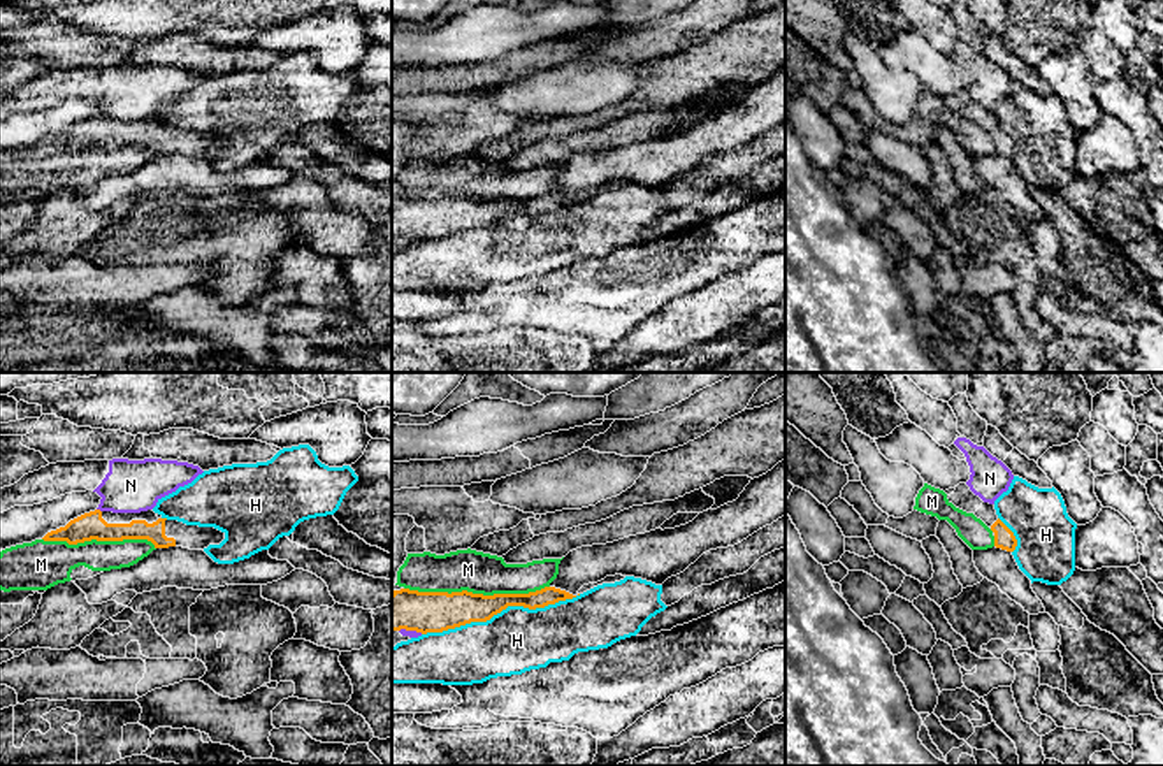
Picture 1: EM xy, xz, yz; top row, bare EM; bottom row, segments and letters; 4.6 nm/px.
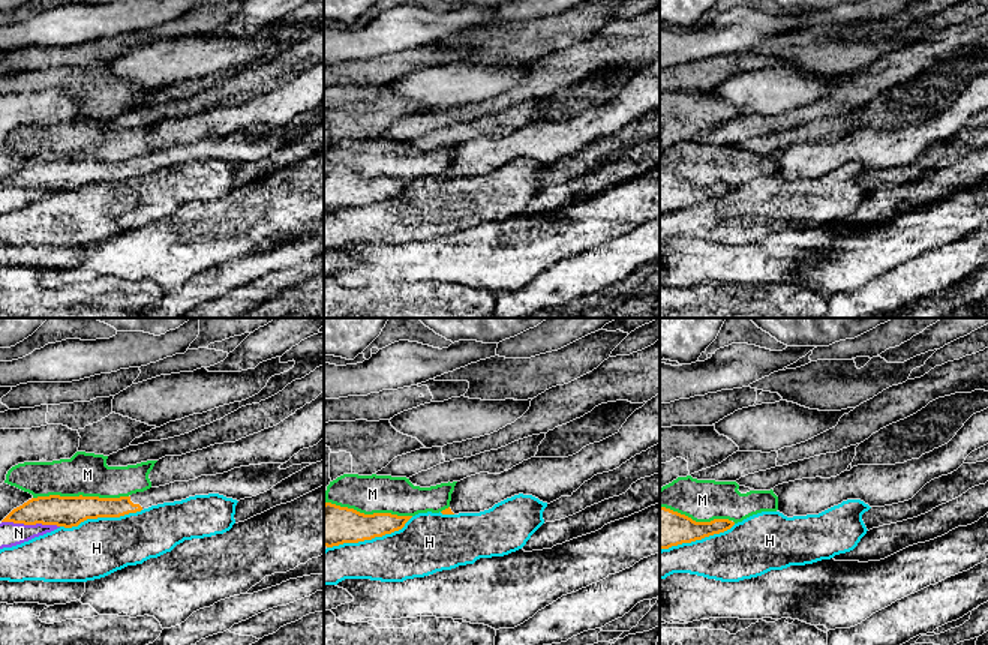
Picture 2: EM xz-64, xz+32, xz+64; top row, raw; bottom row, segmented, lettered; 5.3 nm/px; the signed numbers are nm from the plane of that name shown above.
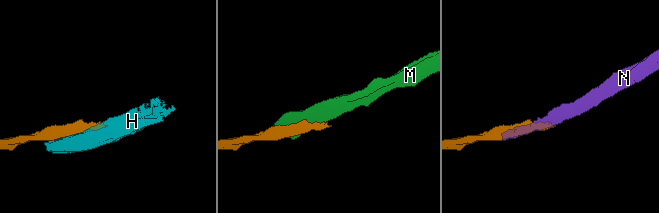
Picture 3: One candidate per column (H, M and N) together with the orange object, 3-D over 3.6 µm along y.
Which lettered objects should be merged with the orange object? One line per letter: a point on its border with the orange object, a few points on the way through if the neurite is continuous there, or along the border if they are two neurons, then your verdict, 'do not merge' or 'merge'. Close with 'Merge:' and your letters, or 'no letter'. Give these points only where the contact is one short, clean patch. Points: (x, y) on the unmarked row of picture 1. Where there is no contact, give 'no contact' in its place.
H: xz (501, 216) | do not merge
M: xz (476, 201) | do not merge
N: xz (411, 236) | do not merge
Merge: no letter

